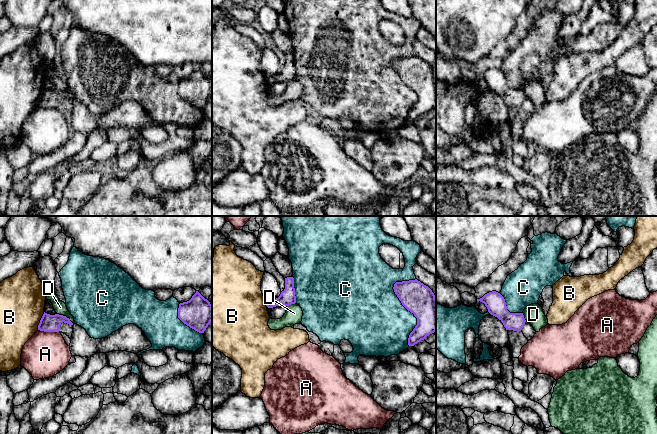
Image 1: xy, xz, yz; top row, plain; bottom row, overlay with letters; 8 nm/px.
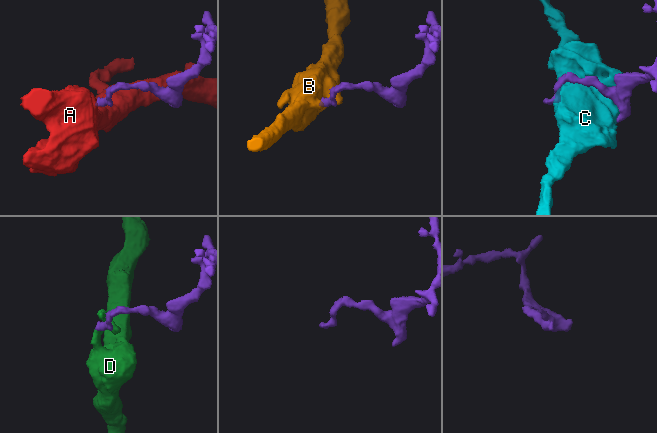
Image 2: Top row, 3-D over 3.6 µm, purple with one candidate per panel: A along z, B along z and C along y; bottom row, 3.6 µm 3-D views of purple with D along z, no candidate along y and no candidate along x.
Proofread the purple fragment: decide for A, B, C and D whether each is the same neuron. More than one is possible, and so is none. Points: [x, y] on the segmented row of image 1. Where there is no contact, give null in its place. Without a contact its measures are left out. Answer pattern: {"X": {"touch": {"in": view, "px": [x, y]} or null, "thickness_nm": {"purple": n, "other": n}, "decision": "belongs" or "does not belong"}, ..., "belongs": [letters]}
{"A": {"touch": {"in": "xy", "px": [48, 331]}, "thickness_nm": {"purple": 140, "other": 360}, "decision": "does not belong"}, "B": {"touch": {"in": "xy", "px": [40, 321]}, "thickness_nm": {"purple": 140, "other": 360}, "decision": "does not belong"}, "C": {"touch": {"in": "xz", "px": [403, 305]}, "thickness_nm": {"purple": 260, "other": 500}, "decision": "does not belong"}, "D": {"touch": {"in": "xy", "px": [65, 316]}, "thickness_nm": {"purple": 140, "other": 100}, "decision": "does not belong"}, "belongs": []}

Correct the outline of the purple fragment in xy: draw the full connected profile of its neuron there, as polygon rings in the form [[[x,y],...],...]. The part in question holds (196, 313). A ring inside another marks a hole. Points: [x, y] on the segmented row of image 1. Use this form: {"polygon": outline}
{"polygon": [[[198,291],[192,298],[179,304],[178,318],[199,333],[204,333],[212,322],[212,305]]]}

